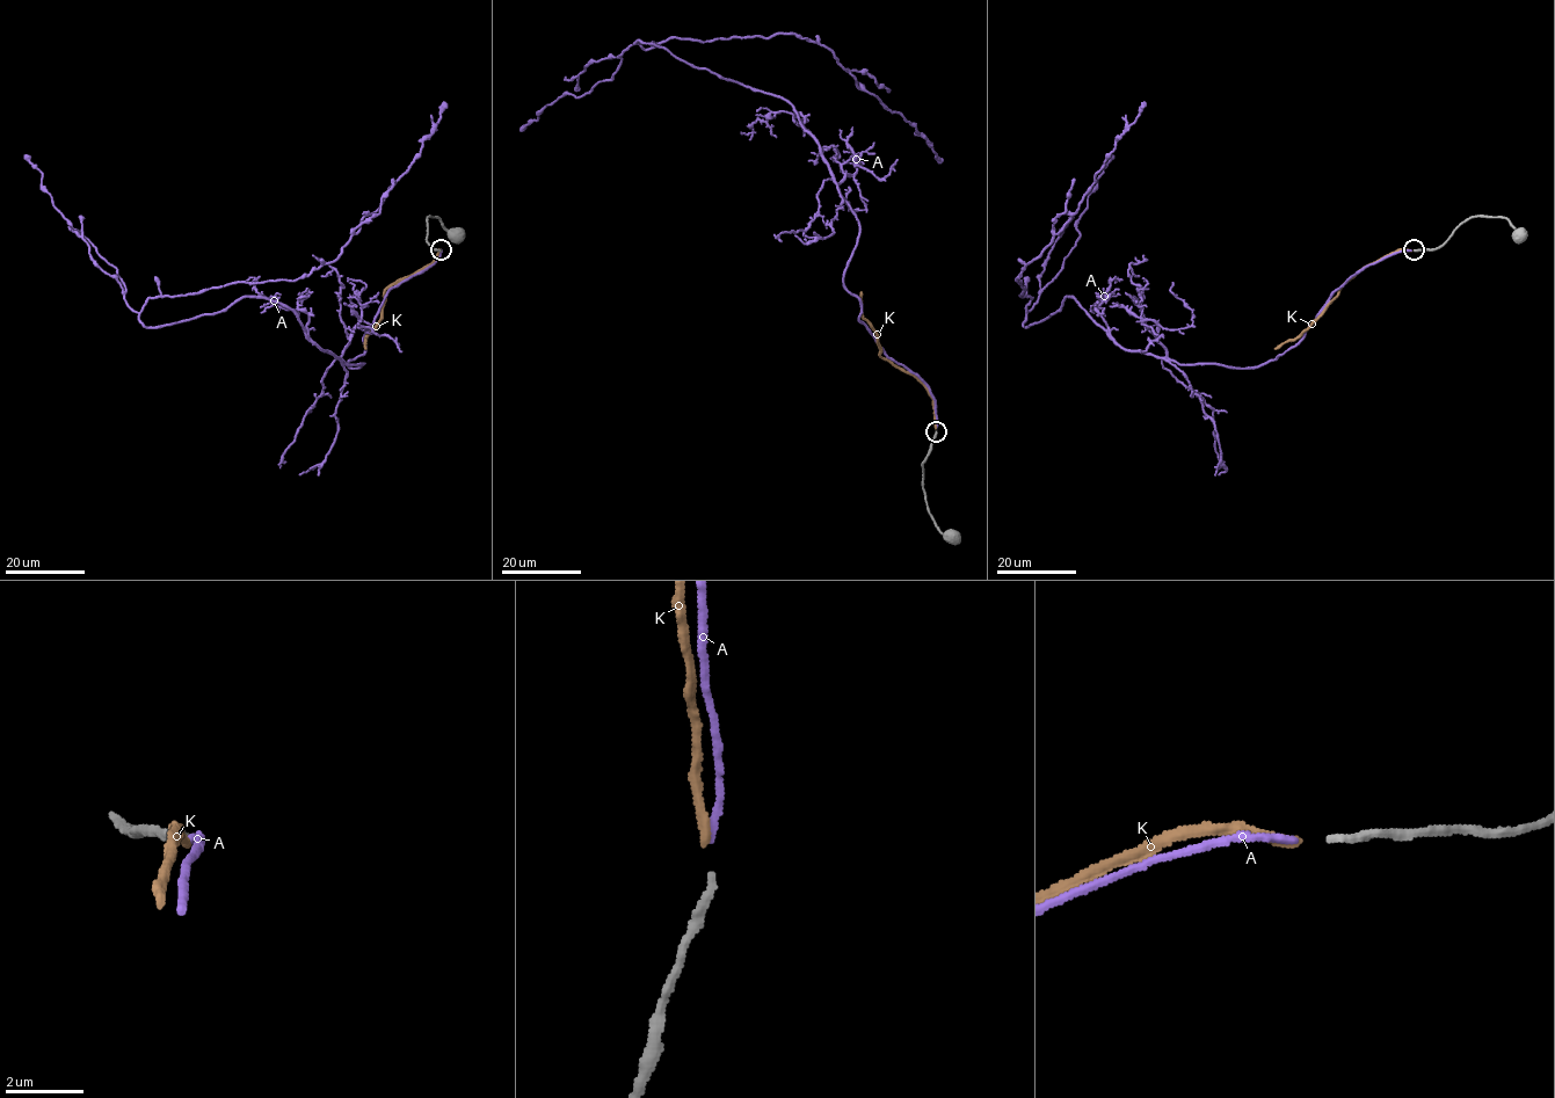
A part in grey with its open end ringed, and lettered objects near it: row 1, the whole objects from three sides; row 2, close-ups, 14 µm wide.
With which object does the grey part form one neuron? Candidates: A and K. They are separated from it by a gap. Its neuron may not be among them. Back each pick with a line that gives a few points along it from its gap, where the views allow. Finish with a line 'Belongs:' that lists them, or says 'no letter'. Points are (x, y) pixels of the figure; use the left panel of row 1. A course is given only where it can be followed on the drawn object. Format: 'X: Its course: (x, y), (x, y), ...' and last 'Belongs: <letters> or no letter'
A: Its course: (441, 251), (386, 293), (358, 368), (255, 297), (138, 319), (150, 298), (333, 262), (444, 102)
Belongs: A

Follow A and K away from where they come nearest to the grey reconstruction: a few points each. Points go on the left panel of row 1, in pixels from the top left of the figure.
A: (441, 251), (386, 293), (358, 368), (255, 297), (138, 319), (150, 298), (333, 262), (444, 102)
K: (441, 251), (431, 263), (399, 278), (385, 291), (382, 319), (367, 335), (365, 349)

